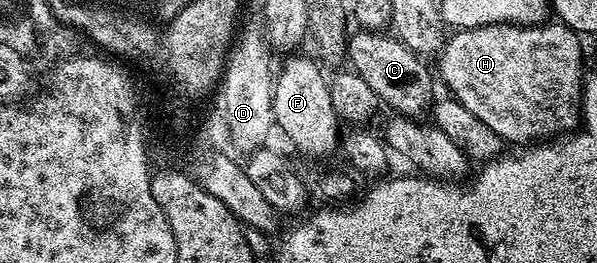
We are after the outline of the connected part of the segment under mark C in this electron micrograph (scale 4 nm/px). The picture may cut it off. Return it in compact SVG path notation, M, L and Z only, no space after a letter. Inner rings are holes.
M364 28L356 31L358 34L350 33L347 38L347 58L353 62L352 69L356 70L363 80L375 92L382 103L390 106L390 111L398 115L420 119L421 113L430 109L434 101L433 78L429 70L424 66L422 55L416 54L407 44L403 44L392 33L374 32Z

